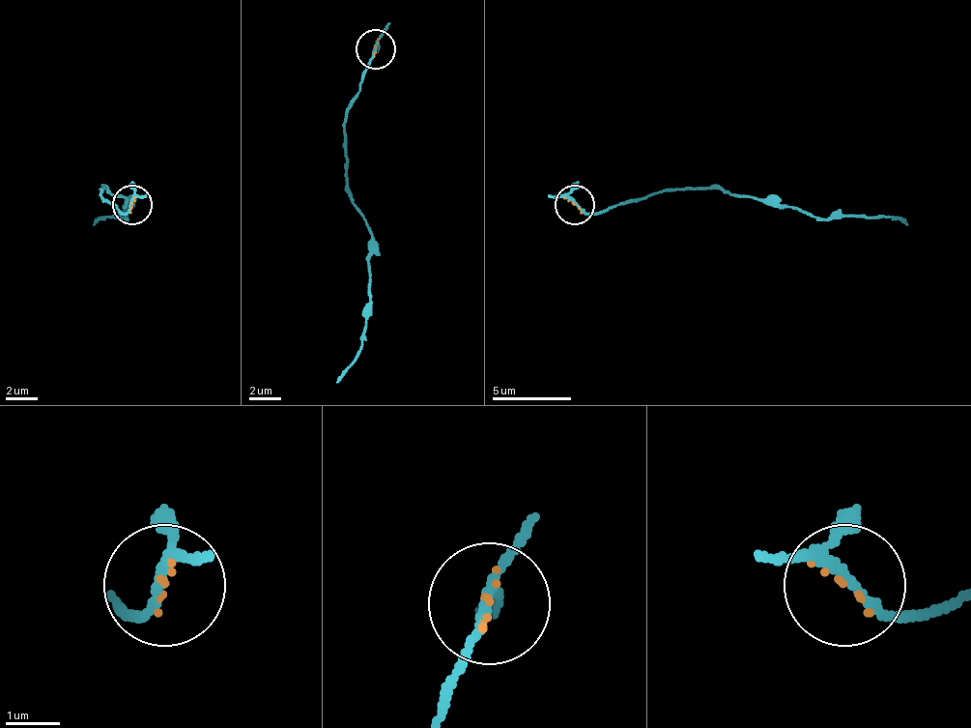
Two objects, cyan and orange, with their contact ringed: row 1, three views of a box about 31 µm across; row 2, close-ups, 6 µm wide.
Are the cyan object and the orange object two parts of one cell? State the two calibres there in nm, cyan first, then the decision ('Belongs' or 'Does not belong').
Thickness 140 nm (cyan) against 50 nm. Belongs

